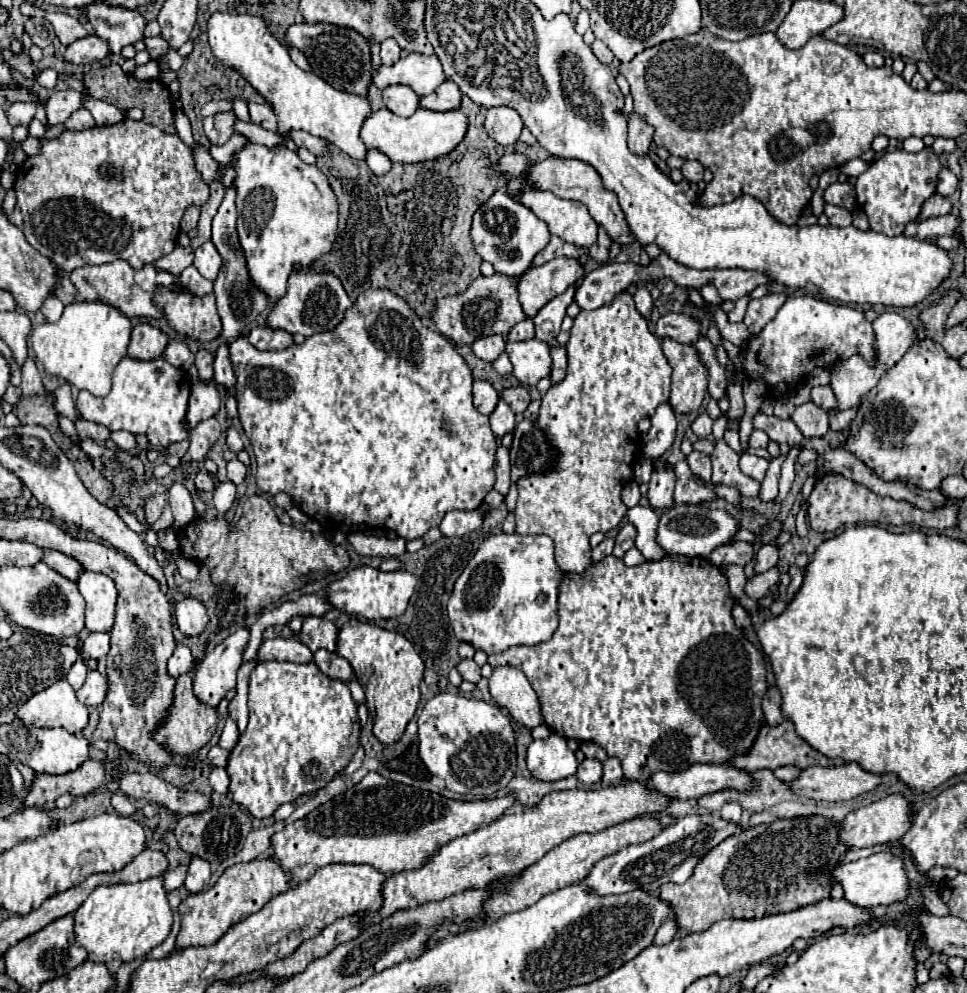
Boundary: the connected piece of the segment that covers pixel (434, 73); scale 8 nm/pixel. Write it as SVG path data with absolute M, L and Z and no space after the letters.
M409 53L403 55L395 65L381 65L371 75L371 85L385 89L389 85L409 85L419 97L433 93L445 81L445 73L435 55Z

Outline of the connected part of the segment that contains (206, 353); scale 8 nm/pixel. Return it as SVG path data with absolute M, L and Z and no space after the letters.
M201 347L195 353L195 367L199 369L199 377L203 381L209 381L213 377L213 359L215 355L207 347Z

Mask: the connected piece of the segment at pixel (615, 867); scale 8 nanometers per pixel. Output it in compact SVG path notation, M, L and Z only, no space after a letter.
M687 815L677 819L671 827L665 827L657 837L603 857L581 883L587 887L587 891L597 895L621 895L635 889L655 893L663 883L669 881L681 885L689 879L693 867L705 853L709 853L709 849L731 835L739 835L741 831L743 827L739 823L725 821L719 815Z

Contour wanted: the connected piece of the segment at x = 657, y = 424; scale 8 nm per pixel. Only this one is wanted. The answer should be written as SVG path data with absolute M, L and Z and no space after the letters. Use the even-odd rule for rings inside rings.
M663 403L657 407L655 415L651 417L651 431L647 433L643 441L643 451L647 459L657 459L661 457L675 439L675 413L669 403Z

